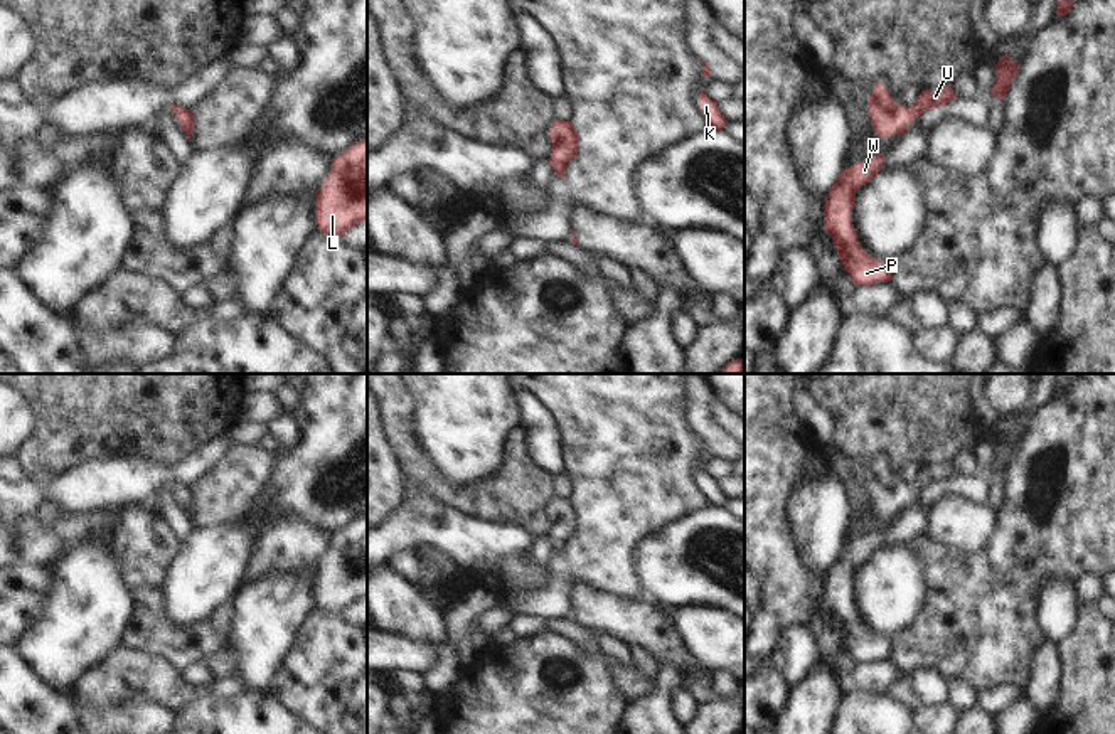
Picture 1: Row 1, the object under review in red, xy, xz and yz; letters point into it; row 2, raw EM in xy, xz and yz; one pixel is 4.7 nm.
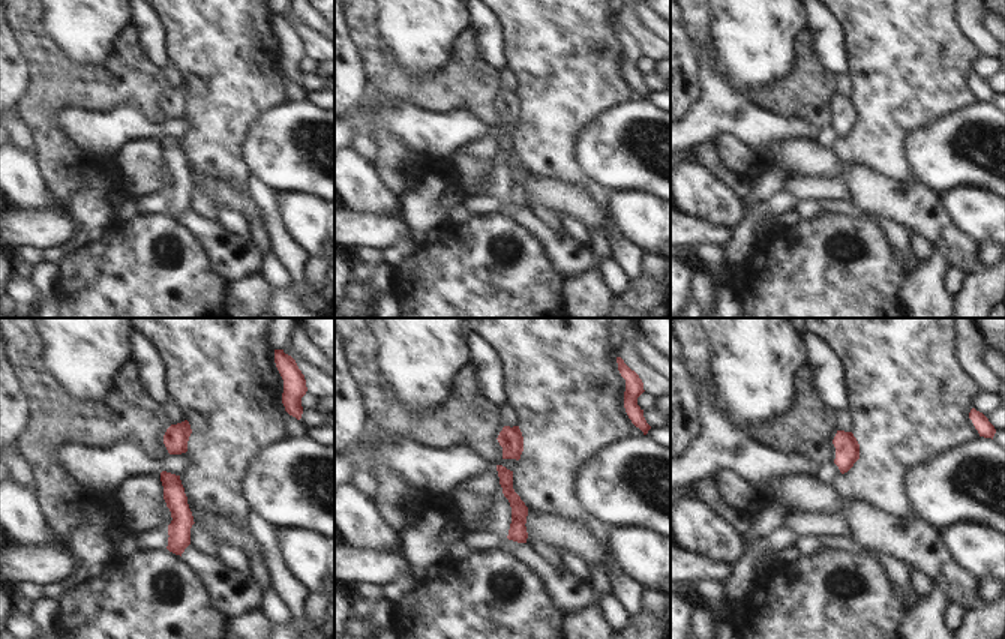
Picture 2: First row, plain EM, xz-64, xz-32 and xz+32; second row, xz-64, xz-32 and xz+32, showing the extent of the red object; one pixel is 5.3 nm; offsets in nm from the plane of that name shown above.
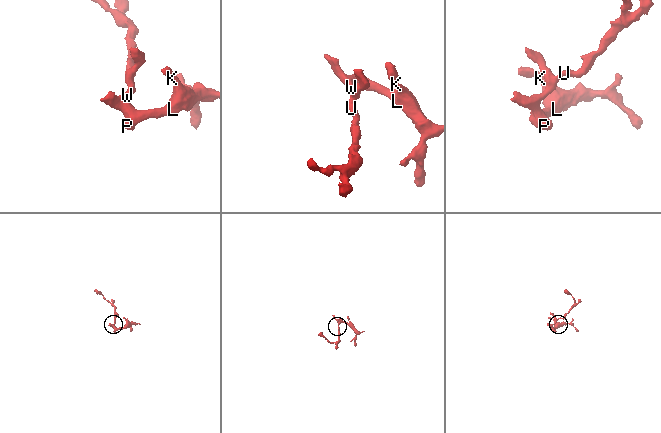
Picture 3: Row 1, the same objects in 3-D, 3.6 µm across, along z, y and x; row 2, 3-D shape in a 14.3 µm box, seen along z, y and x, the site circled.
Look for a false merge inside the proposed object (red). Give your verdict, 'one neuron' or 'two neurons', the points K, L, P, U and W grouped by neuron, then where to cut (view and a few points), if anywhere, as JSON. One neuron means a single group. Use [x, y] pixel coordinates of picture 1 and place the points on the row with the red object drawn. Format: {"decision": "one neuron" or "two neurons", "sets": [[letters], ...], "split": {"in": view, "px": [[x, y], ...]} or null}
{"decision": "one neuron", "sets": [["K", "L", "P", "U", "W"]], "split": null}

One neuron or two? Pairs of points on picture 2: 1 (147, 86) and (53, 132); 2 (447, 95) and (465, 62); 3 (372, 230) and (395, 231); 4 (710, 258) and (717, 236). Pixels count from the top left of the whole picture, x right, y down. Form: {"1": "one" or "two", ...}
{"1": "one", "2": "one", "3": "one", "4": "two"}

